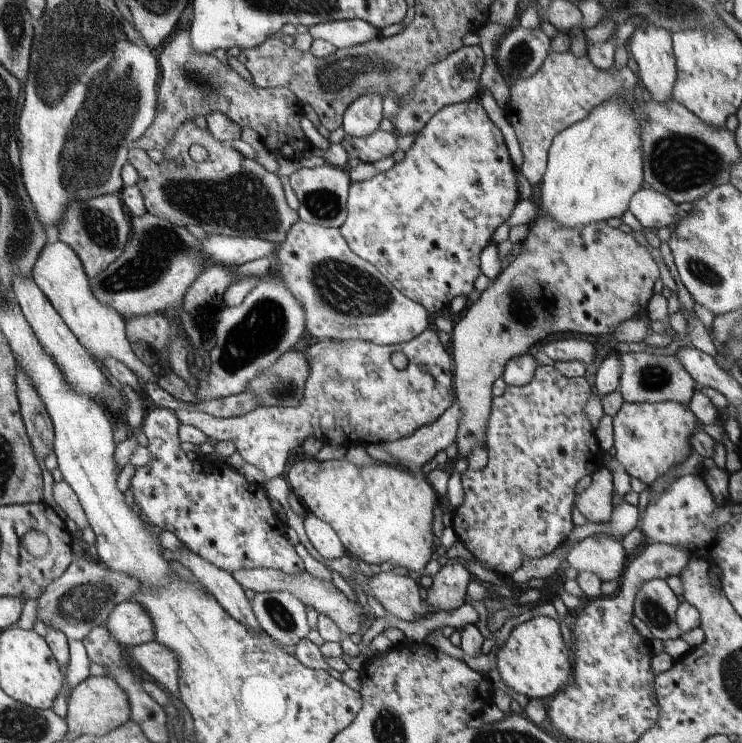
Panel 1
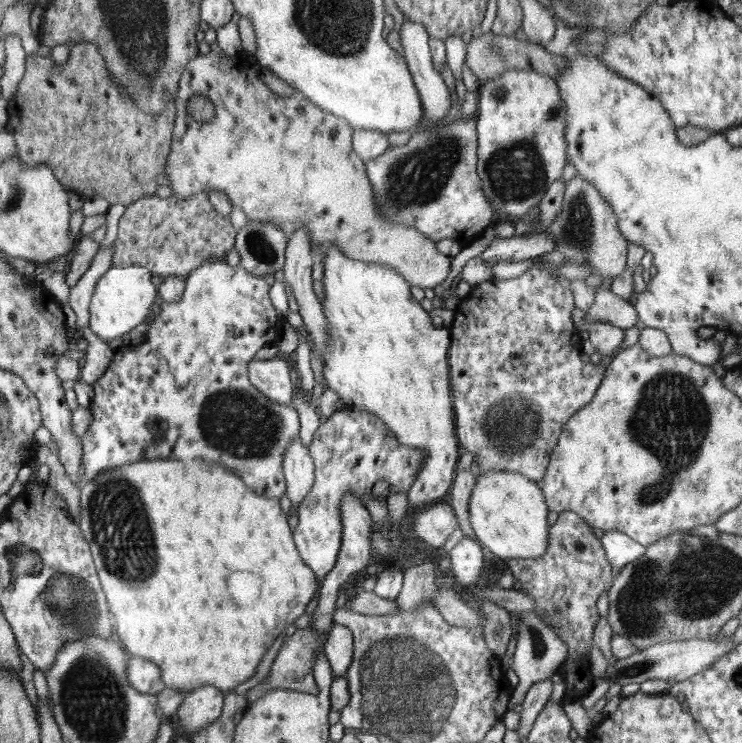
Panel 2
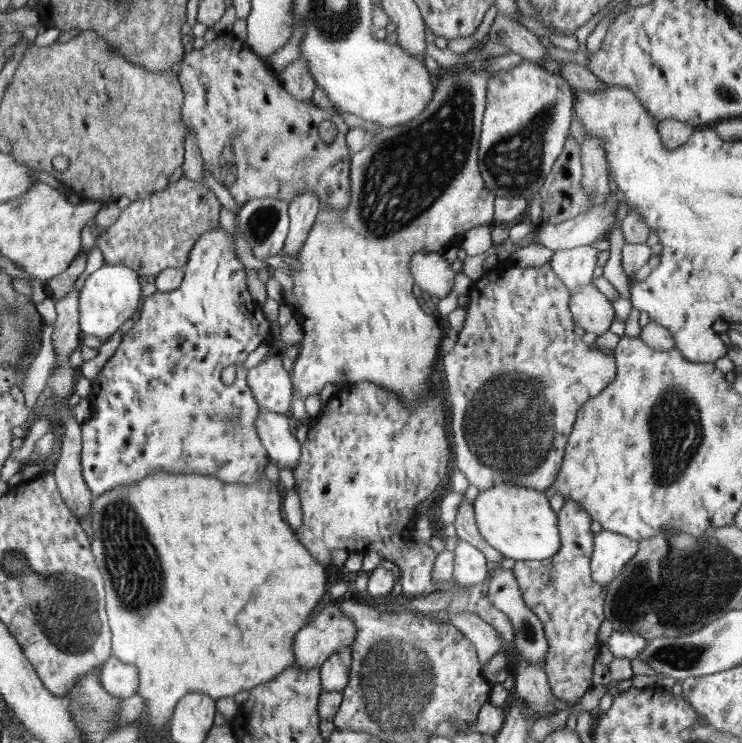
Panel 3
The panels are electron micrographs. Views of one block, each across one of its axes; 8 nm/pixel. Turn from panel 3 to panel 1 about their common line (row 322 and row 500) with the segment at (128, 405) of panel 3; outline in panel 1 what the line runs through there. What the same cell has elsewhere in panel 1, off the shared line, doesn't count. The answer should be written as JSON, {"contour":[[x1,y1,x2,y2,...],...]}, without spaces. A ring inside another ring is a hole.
{"contour":[[151,408,141,422,153,458,145,466,135,468,129,490,143,518,159,530,177,536,183,548,219,570,231,574,239,570,283,570,293,576,303,572,301,558,287,544,283,528,277,528,277,514,271,516,261,484,249,484,225,460,211,460,211,464,203,466,189,462,179,450,177,426,181,422,177,420,173,410]]}

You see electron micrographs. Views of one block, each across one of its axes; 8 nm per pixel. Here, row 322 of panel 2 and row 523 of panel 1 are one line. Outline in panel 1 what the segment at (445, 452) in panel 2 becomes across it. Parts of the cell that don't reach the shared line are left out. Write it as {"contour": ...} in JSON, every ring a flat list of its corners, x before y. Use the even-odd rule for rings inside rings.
{"contour":[[345,458,329,462,303,460,293,464,285,478,287,486,303,508,327,522,345,552,365,564,393,564,399,572,419,572,433,554,431,512,437,506,437,492,425,480,425,472,407,474,395,466,353,466]]}

